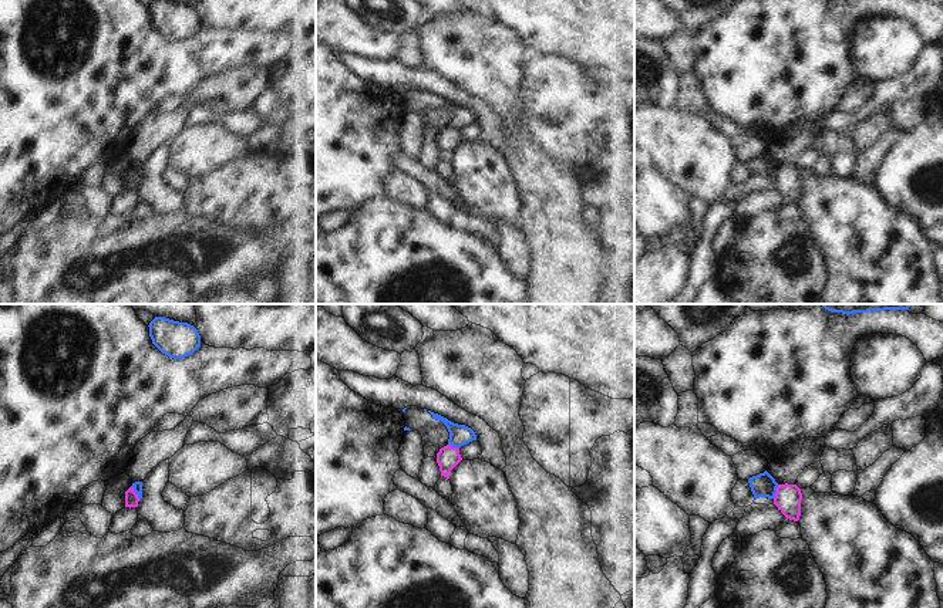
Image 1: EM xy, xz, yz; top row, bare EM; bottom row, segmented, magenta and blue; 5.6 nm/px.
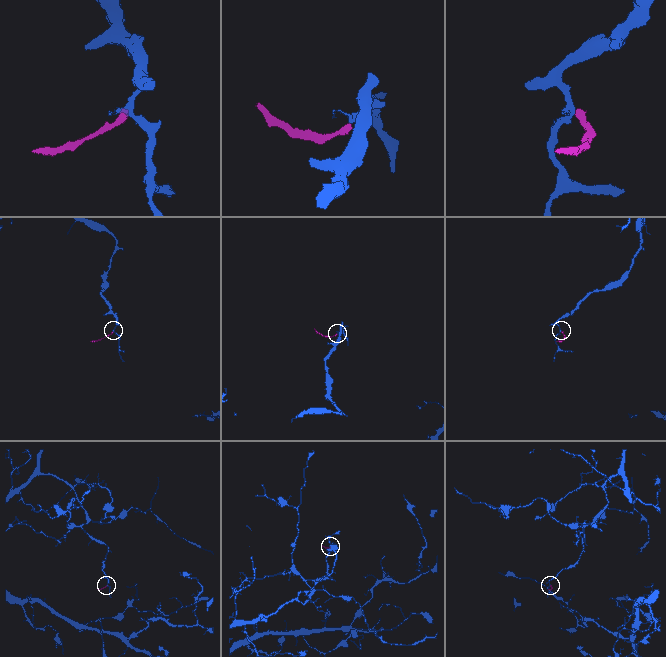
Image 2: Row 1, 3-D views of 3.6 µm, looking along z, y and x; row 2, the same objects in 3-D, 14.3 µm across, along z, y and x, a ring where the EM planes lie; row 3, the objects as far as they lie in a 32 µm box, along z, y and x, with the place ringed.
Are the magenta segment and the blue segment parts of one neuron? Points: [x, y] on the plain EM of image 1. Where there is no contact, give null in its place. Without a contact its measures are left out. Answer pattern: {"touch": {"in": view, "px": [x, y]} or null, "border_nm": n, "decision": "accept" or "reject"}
{"touch": {"in": "xy", "px": [135, 175]}, "border_nm": 90, "decision": "reject"}

